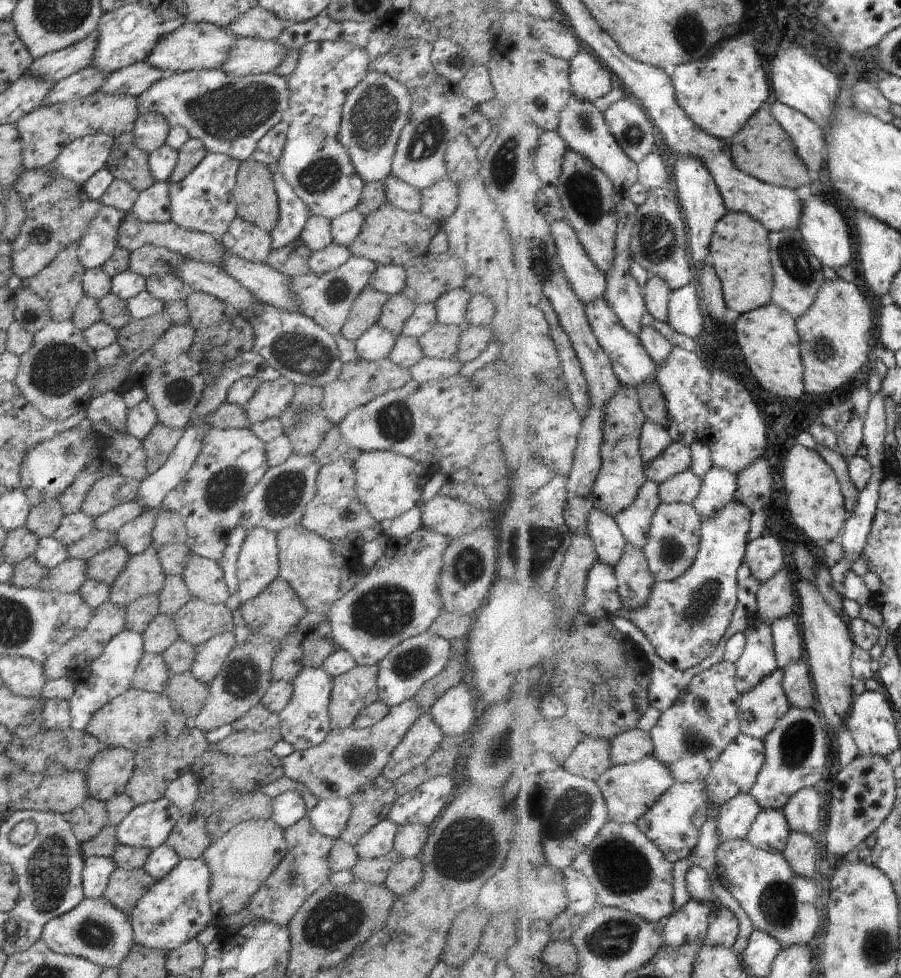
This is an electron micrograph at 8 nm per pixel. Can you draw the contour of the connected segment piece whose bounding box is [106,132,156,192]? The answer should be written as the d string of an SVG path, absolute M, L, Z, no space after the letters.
M133 132L114 137L106 169L114 179L131 184L136 192L144 192L144 189L152 186L156 180L150 172L149 153L140 150L134 144L134 139Z

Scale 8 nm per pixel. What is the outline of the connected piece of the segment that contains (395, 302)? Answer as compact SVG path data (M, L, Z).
M401 293L389 295L383 304L378 325L386 328L392 336L403 334L406 321L412 316L417 304Z

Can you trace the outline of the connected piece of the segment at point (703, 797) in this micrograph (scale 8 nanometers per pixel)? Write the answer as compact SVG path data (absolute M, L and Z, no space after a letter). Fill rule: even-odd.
M698 780L692 784L677 782L638 824L675 864L694 854L699 847L708 820L708 810L710 794L706 781Z

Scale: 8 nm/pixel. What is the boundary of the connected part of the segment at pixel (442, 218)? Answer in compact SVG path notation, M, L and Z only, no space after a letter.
M448 176L420 190L420 212L437 224L443 224L458 206L458 189Z

